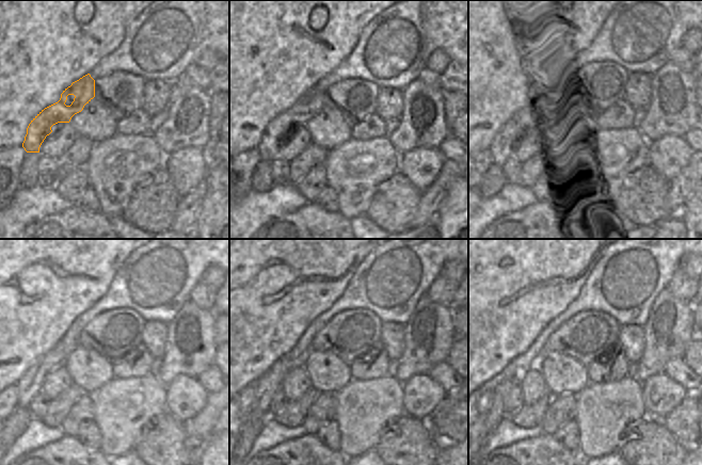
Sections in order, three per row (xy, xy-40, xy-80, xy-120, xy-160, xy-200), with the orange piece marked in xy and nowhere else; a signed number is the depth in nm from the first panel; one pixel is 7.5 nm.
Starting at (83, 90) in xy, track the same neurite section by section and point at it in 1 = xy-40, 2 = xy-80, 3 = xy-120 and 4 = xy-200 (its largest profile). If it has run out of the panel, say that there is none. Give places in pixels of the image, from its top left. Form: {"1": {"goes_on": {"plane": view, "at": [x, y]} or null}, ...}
{"1": {"goes_on": {"plane": "xy-40", "at": [310, 103]}}, "2": {"goes_on": {"plane": "xy-80", "at": [503, 147]}}, "3": {"goes_on": {"plane": "xy-120", "at": [28, 386]}}, "4": {"goes_on": {"plane": "xy-200", "at": [490, 419]}}}

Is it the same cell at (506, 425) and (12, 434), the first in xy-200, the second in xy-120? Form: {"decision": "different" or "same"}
{"decision": "different"}

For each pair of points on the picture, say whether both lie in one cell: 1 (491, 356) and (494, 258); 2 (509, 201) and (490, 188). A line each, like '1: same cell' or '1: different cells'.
1: same cell
2: different cells

